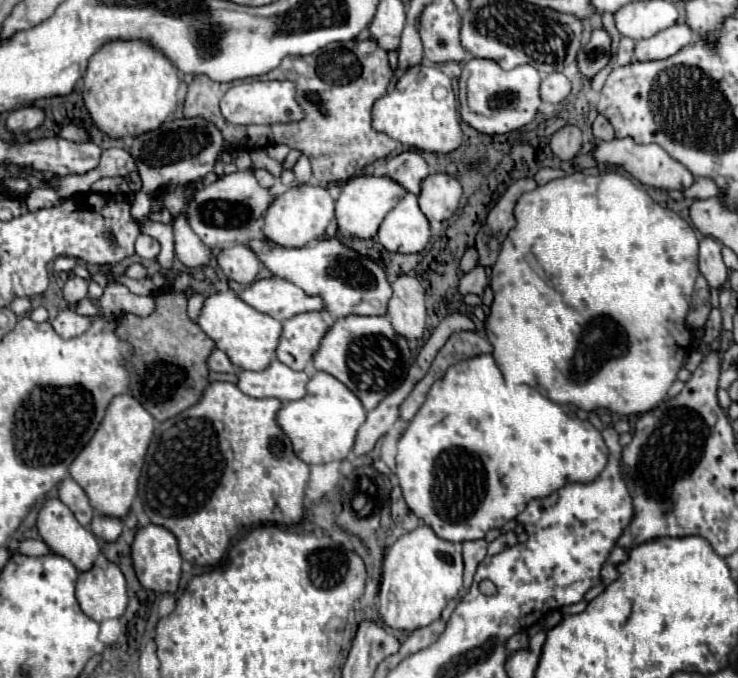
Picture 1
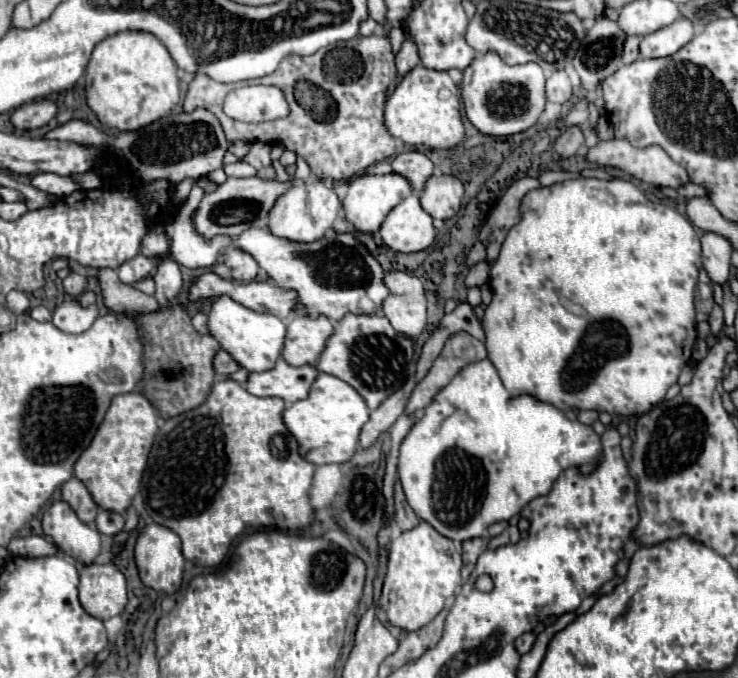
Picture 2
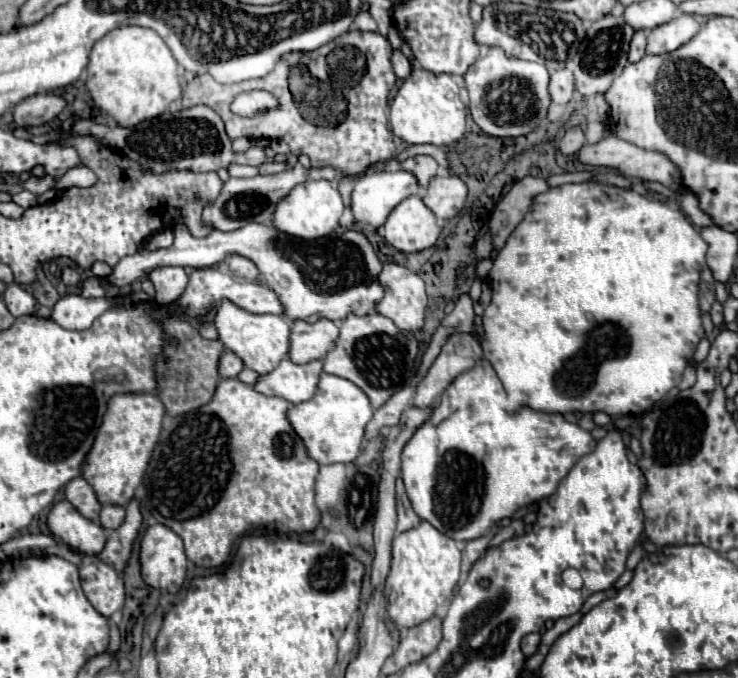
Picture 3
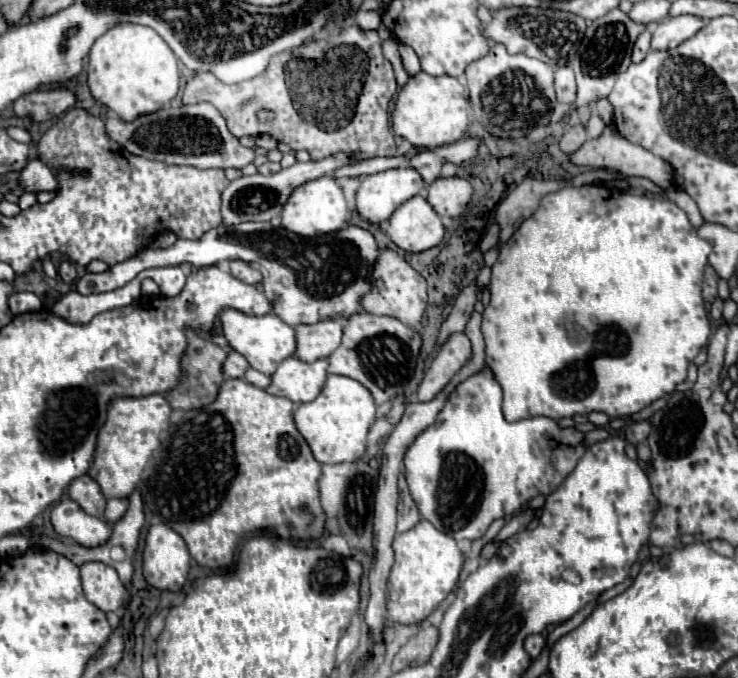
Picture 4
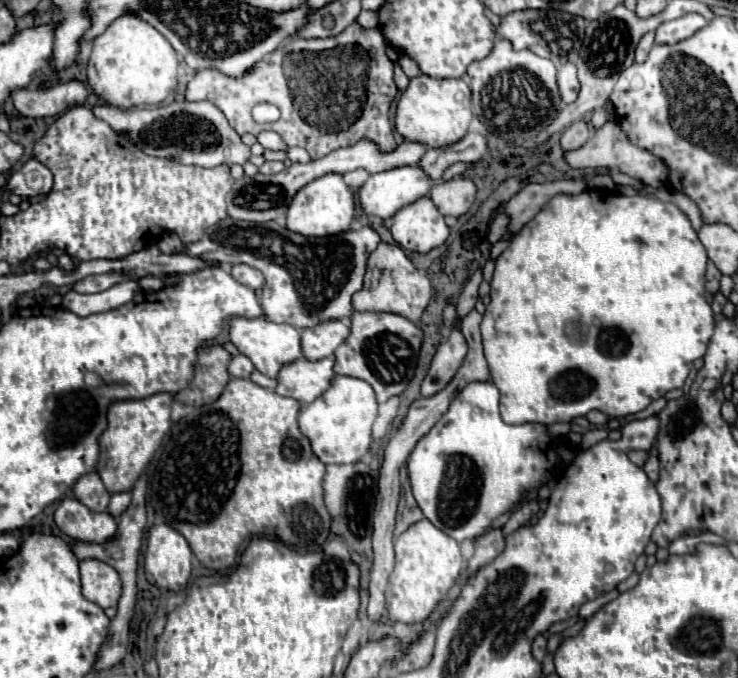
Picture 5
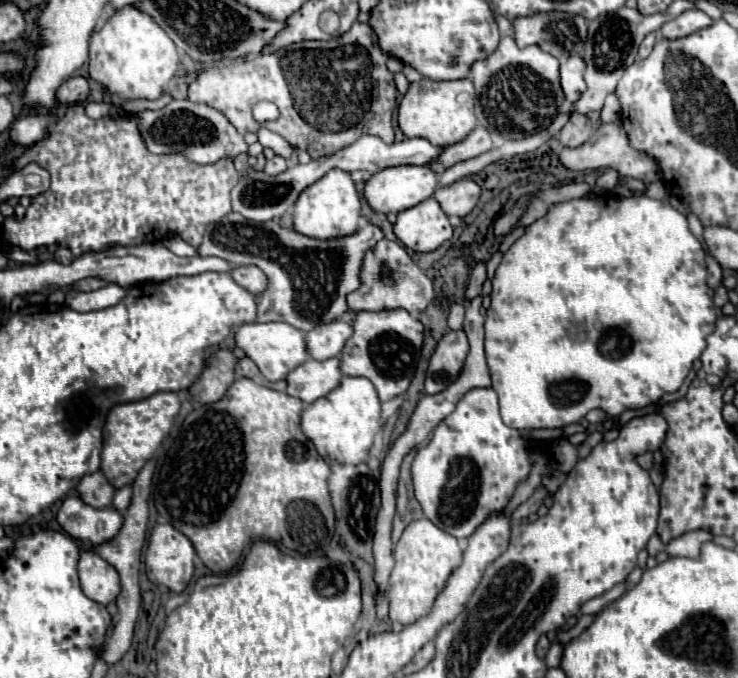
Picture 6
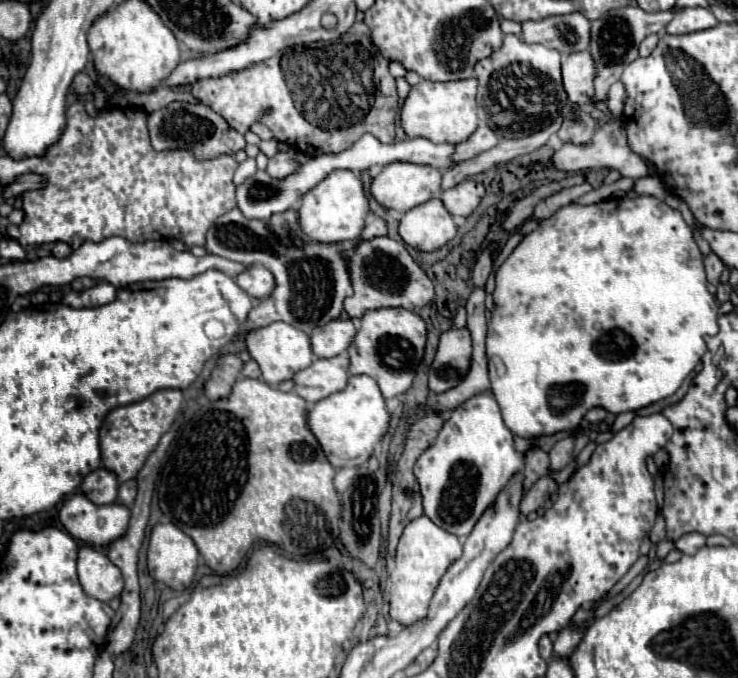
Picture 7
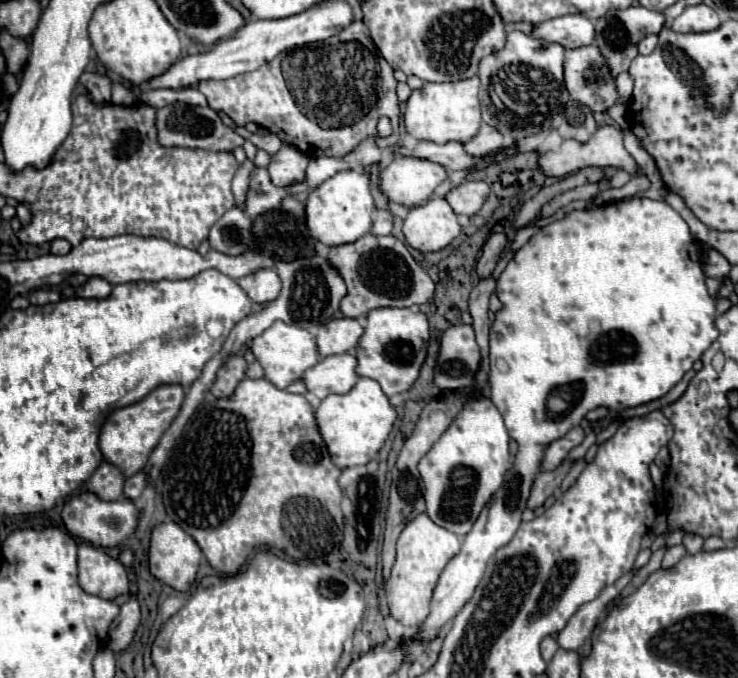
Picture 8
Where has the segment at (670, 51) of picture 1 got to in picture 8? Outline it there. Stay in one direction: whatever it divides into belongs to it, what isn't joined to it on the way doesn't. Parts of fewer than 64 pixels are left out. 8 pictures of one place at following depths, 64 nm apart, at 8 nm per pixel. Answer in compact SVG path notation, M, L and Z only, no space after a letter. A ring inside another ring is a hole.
M696 4L696 6L688 6L672 22L672 30L676 30L676 32L710 32L710 30L716 30L720 24L722 24L722 20L716 14L716 10L712 10L706 4Z

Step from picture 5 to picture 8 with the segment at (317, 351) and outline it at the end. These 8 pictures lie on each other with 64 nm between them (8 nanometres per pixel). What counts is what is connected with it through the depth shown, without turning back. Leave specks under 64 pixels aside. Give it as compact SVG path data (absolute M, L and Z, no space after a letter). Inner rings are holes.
M334 318L328 324L322 324L318 328L318 352L320 356L332 356L332 354L344 354L358 346L360 338L364 334L364 328L354 318Z

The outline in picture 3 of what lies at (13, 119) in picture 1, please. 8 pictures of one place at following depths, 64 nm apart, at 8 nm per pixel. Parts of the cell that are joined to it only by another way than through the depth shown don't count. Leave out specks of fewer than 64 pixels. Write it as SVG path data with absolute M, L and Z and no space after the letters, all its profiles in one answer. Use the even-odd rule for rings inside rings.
M34 94L14 106L14 122L18 126L38 126L54 120L66 108L66 100L56 94Z

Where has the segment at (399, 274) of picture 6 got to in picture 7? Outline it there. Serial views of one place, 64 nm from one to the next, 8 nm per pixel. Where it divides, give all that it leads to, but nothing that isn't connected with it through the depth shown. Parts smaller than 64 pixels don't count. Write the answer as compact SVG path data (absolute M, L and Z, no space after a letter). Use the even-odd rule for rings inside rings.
M378 236L372 240L358 240L354 248L342 252L346 254L350 282L354 294L344 300L344 310L350 318L360 318L366 310L376 308L406 308L416 310L426 306L434 298L432 280L426 272L414 262L402 242L396 242L388 236Z

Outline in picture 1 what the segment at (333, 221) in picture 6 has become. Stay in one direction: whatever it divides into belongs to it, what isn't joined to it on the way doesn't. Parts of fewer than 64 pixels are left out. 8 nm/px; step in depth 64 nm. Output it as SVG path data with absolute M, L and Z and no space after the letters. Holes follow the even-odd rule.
M300 184L280 194L264 216L264 236L280 246L306 246L324 236L328 224L334 220L334 198L326 188Z

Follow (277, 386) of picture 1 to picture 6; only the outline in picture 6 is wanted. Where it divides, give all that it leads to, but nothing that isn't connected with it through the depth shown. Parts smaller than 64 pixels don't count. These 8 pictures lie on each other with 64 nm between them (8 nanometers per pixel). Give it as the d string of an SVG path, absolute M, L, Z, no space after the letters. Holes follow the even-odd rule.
M308 358L302 366L292 370L286 380L288 380L286 394L296 396L306 404L310 404L340 386L342 380L340 358L328 358L322 362Z

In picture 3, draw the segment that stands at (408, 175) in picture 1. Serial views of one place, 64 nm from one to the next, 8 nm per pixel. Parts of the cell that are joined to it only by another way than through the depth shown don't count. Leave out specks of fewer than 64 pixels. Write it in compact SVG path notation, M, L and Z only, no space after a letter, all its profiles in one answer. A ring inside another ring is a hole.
M414 156L414 158L408 158L406 162L402 162L400 168L412 172L416 176L418 184L426 188L430 178L438 172L438 162L432 156Z

